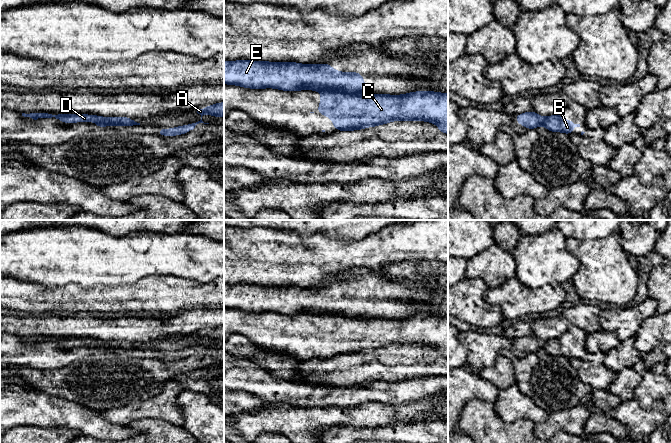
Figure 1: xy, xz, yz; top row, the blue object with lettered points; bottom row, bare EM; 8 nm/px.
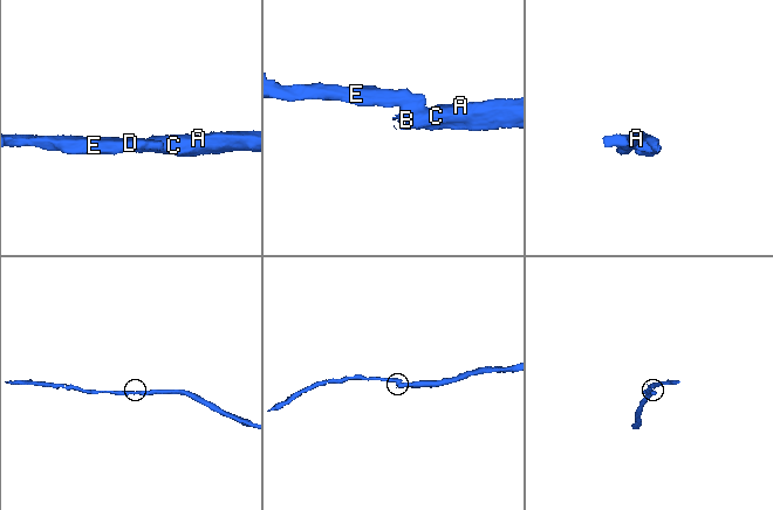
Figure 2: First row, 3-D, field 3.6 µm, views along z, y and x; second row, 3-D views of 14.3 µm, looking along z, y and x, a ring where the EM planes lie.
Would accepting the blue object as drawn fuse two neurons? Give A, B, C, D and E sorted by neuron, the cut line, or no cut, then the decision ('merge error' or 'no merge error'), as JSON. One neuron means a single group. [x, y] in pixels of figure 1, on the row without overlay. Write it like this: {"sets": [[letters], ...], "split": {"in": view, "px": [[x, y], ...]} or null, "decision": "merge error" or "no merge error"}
{"sets": [["A", "B", "C"], ["D", "E"]], "split": {"in": "xz", "px": [[321, 315], [363, 317]]}, "decision": "merge error"}

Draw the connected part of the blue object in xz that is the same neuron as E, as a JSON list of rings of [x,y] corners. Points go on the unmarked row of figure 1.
[[[224,285],[224,308],[244,312],[275,312],[284,315],[333,315],[348,318],[364,317],[363,299],[339,296],[327,287]]]

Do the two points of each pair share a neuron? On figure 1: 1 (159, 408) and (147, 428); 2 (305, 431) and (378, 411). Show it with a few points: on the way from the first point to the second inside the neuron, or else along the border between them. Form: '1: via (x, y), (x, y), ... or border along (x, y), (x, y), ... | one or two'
1: border along (175, 424), (160, 419), (138, 419), (129, 425) | two
2: via (323, 419), (360, 418) | one

